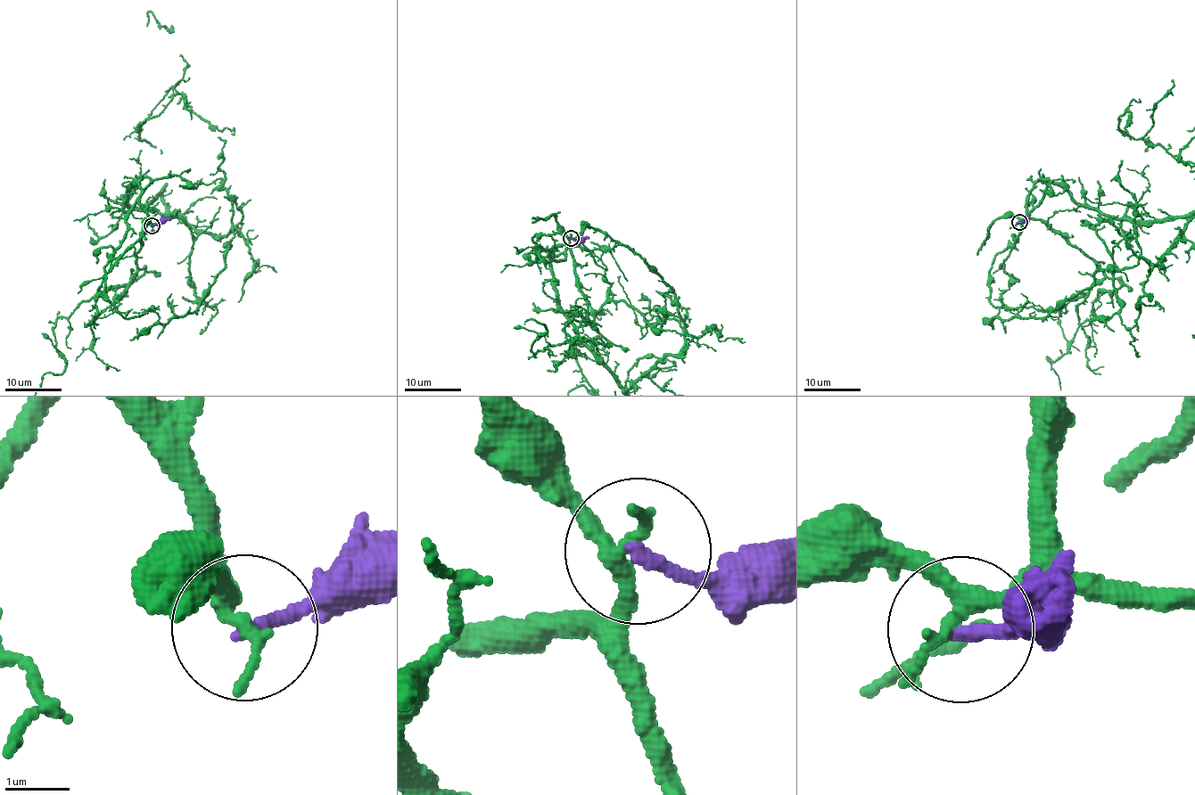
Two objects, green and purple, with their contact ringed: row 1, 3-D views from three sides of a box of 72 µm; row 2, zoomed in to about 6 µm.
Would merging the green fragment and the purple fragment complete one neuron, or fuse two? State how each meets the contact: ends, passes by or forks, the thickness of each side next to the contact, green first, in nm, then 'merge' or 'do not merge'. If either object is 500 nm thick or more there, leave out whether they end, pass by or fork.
green forks | purple ends | 200/200 nm | do not merge

